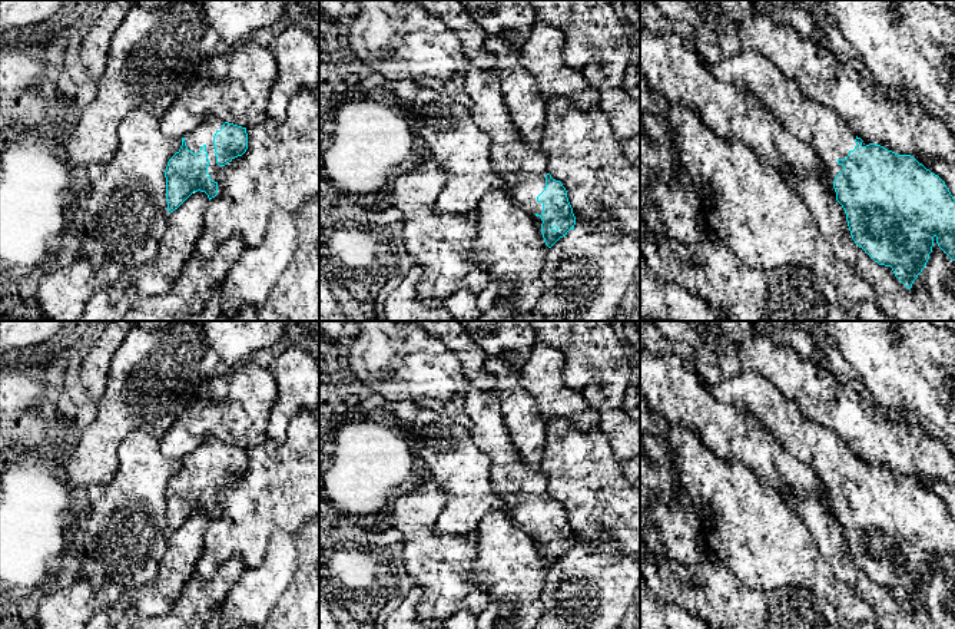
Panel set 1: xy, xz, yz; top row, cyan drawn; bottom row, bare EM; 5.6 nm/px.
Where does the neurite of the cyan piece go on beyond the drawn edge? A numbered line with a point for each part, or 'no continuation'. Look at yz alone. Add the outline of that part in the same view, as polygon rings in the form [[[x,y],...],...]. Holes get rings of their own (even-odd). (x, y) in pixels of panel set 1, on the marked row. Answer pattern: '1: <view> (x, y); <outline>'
1: yz (819, 128); [[[740,52],[712,63],[700,56],[703,66],[719,80],[733,85],[740,82],[750,95],[792,136],[805,142],[829,169],[832,183],[843,169],[838,163],[856,146],[856,133],[835,112],[806,99],[795,83],[786,80],[763,56]]]

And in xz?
1: xz (523, 171); [[[470,64],[464,87],[471,97],[471,117],[491,136],[490,159],[494,171],[513,201],[541,225],[543,203],[537,196],[546,188],[547,159],[538,149],[528,149],[523,142],[505,107],[500,72]]]

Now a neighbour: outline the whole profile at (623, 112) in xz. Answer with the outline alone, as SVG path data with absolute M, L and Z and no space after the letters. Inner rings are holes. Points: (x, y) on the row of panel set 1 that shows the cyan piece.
M591 63L583 73L598 92L598 107L607 116L614 136L620 142L636 136L640 132L640 105L621 87L610 86L600 64Z

